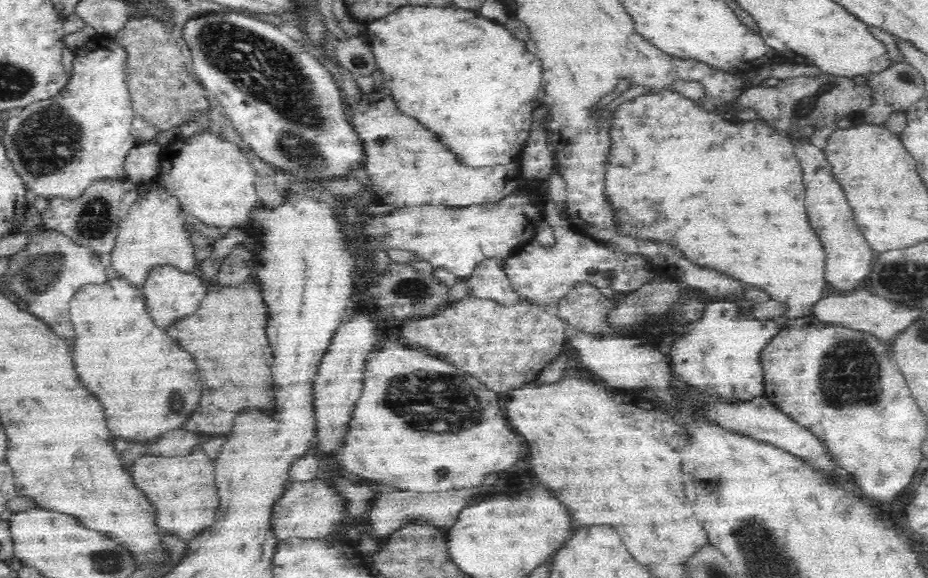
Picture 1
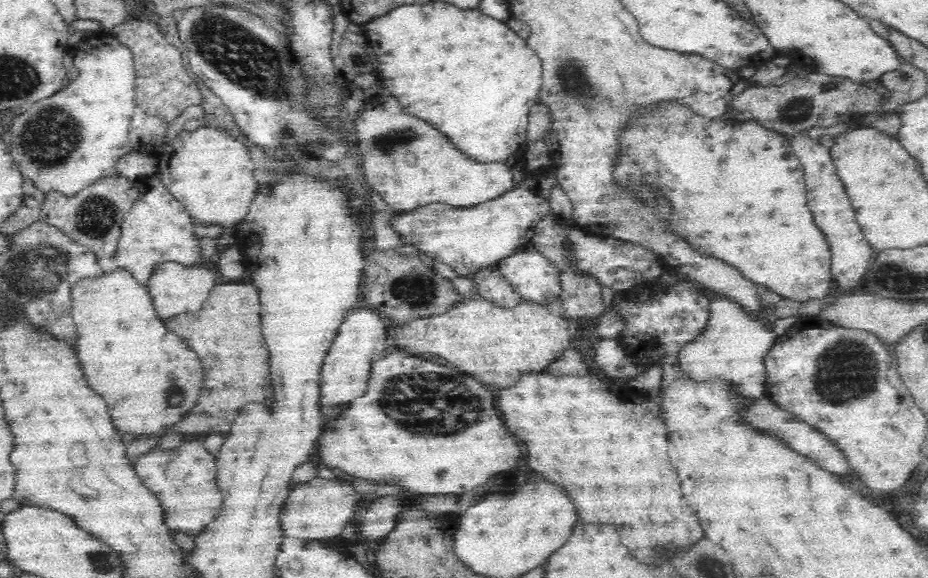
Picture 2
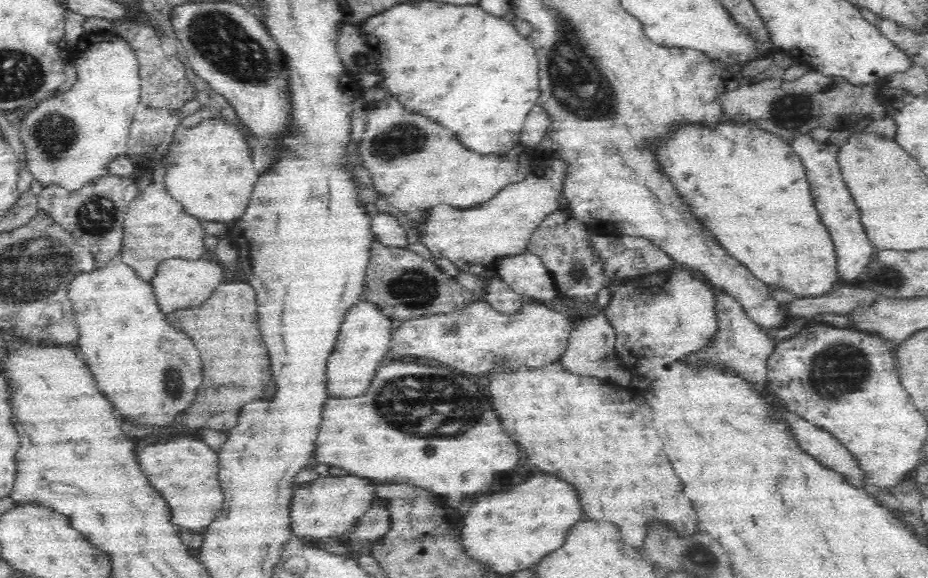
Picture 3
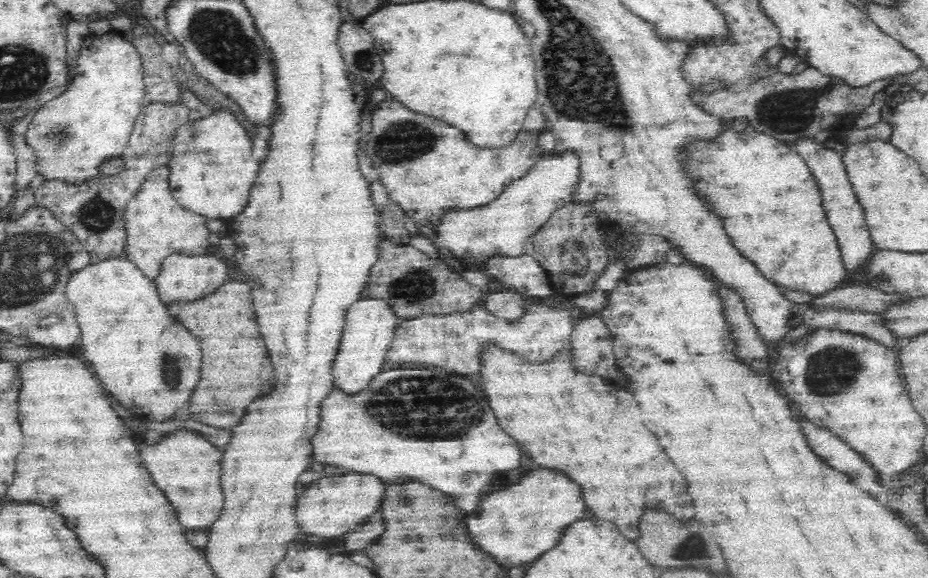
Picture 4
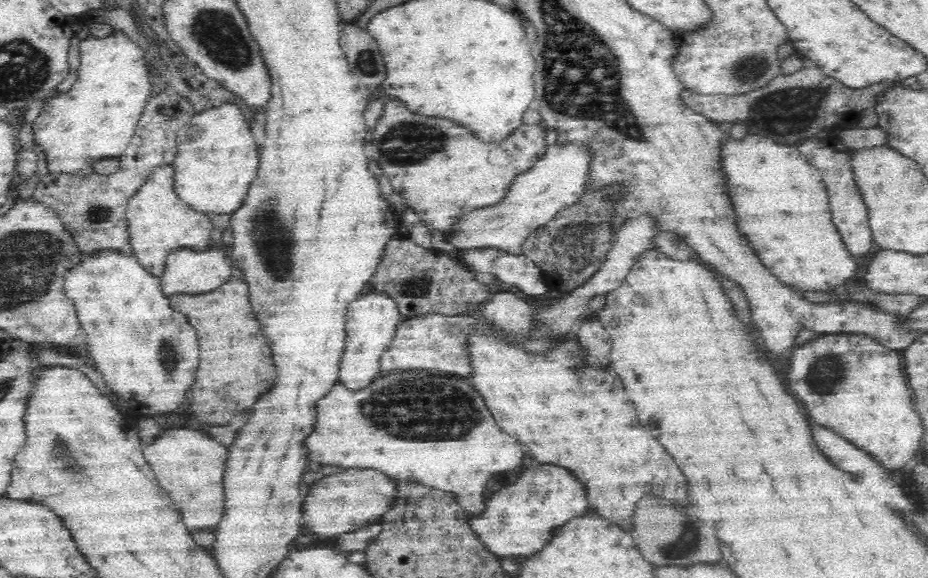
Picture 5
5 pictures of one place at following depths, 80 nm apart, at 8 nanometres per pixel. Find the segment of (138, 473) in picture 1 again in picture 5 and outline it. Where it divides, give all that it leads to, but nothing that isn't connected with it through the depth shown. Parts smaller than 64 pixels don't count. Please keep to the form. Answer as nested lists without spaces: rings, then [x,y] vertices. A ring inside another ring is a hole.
[[[176,428],[164,432],[154,444],[146,446],[144,458],[152,466],[160,488],[168,492],[174,506],[180,510],[182,522],[188,528],[210,528],[222,518],[224,492],[222,470],[226,464],[226,448],[210,440],[206,434],[190,428]]]

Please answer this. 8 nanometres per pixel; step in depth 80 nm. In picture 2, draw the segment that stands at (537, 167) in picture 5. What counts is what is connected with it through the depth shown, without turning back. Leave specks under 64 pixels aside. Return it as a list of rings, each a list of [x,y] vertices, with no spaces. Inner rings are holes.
[[[554,170],[538,172],[528,175],[522,184],[518,184],[504,196],[489,200],[486,204],[477,204],[468,208],[451,207],[448,204],[427,204],[402,214],[398,212],[395,218],[388,220],[389,227],[398,235],[401,247],[415,246],[419,252],[431,258],[436,264],[448,264],[456,270],[458,276],[471,277],[481,268],[512,256],[531,241],[535,224],[550,214],[549,198],[555,182]]]

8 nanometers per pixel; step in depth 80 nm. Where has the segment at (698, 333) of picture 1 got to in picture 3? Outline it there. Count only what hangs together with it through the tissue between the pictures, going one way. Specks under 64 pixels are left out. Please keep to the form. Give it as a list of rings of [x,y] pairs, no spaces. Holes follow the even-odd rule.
[[[726,293],[715,296],[715,333],[708,346],[690,352],[686,356],[686,366],[694,372],[702,372],[704,366],[712,366],[716,370],[728,370],[738,378],[744,378],[756,392],[767,390],[768,357],[777,344],[777,339],[762,330],[756,321],[750,320],[743,306]]]

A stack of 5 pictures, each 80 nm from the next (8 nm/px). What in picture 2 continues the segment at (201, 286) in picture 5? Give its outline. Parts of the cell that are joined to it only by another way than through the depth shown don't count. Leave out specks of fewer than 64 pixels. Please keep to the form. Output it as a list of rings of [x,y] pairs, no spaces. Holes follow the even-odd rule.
[[[166,262],[154,268],[146,287],[150,293],[156,316],[164,323],[178,314],[196,312],[198,308],[202,308],[212,287],[218,283],[218,271],[206,264],[198,263],[198,265],[187,267],[175,262]]]

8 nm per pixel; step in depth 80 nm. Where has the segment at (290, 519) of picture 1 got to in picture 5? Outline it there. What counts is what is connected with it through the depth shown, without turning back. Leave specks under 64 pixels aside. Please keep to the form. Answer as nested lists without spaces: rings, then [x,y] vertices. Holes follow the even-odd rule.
[[[346,469],[334,476],[322,477],[309,487],[301,504],[301,517],[310,535],[320,534],[324,538],[354,532],[366,524],[380,522],[395,497],[395,484],[368,469]]]

